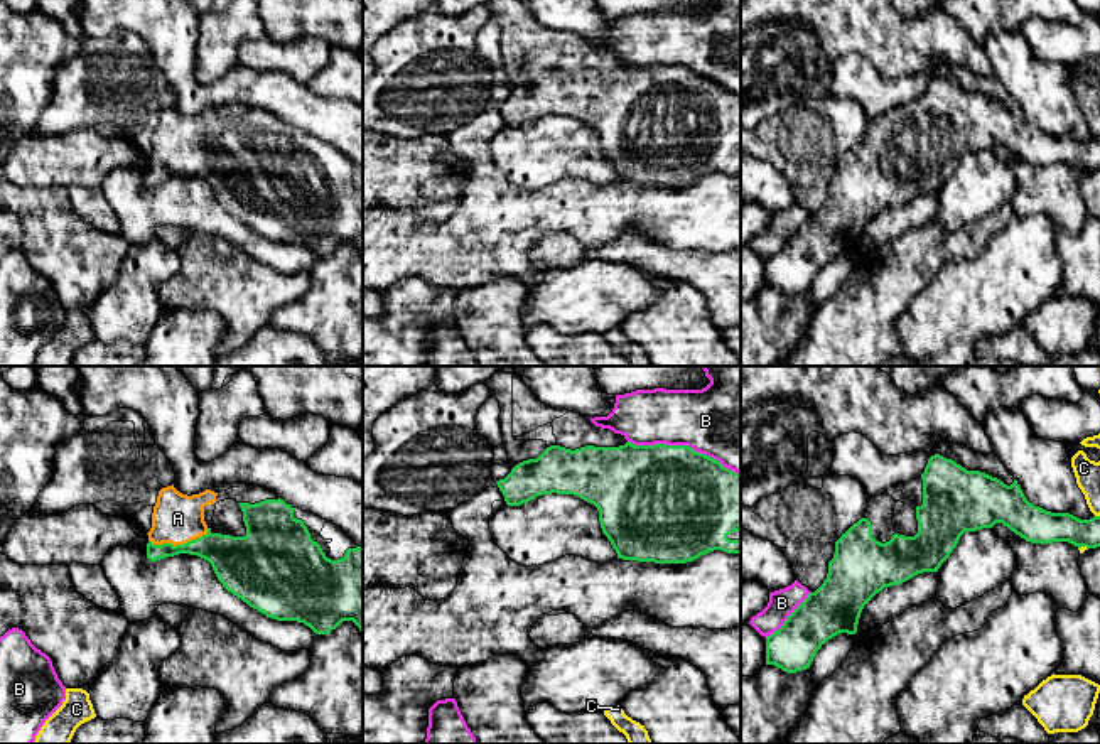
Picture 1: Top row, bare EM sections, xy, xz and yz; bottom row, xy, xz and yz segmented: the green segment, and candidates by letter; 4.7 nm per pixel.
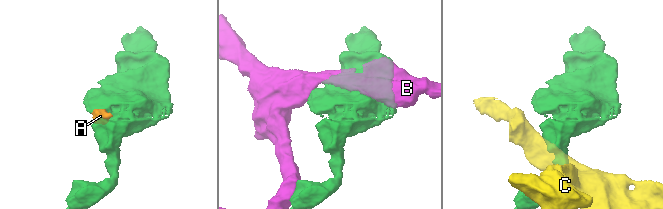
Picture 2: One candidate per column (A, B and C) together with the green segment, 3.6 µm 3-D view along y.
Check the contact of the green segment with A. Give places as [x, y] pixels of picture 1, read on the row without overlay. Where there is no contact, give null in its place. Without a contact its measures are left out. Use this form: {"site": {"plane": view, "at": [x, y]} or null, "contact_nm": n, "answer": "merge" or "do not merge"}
{"site": {"plane": "xy", "at": [179, 167]}, "contact_nm": 300, "answer": "merge"}

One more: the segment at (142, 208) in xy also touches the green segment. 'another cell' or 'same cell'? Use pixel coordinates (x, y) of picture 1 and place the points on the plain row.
another cell

